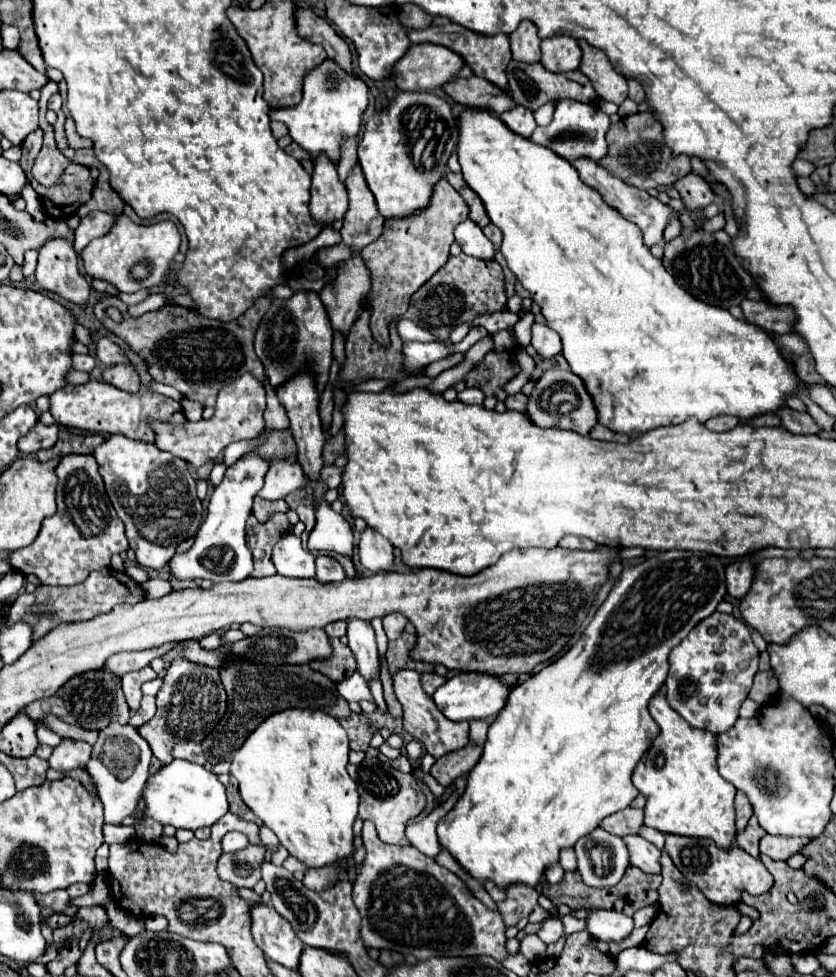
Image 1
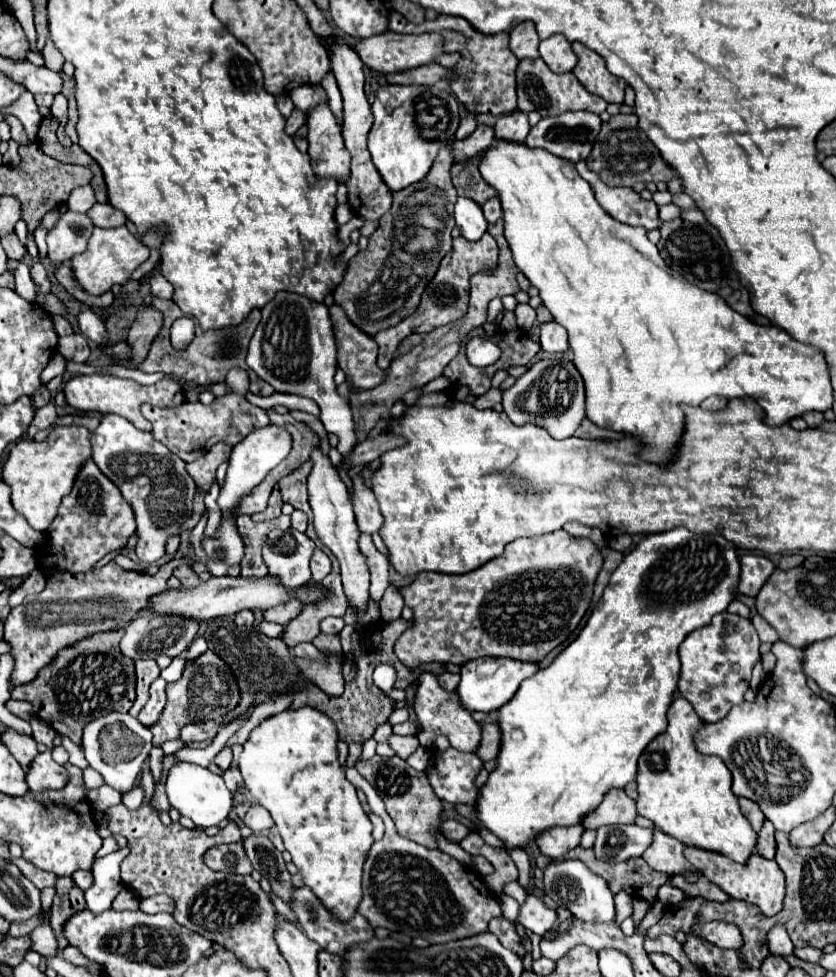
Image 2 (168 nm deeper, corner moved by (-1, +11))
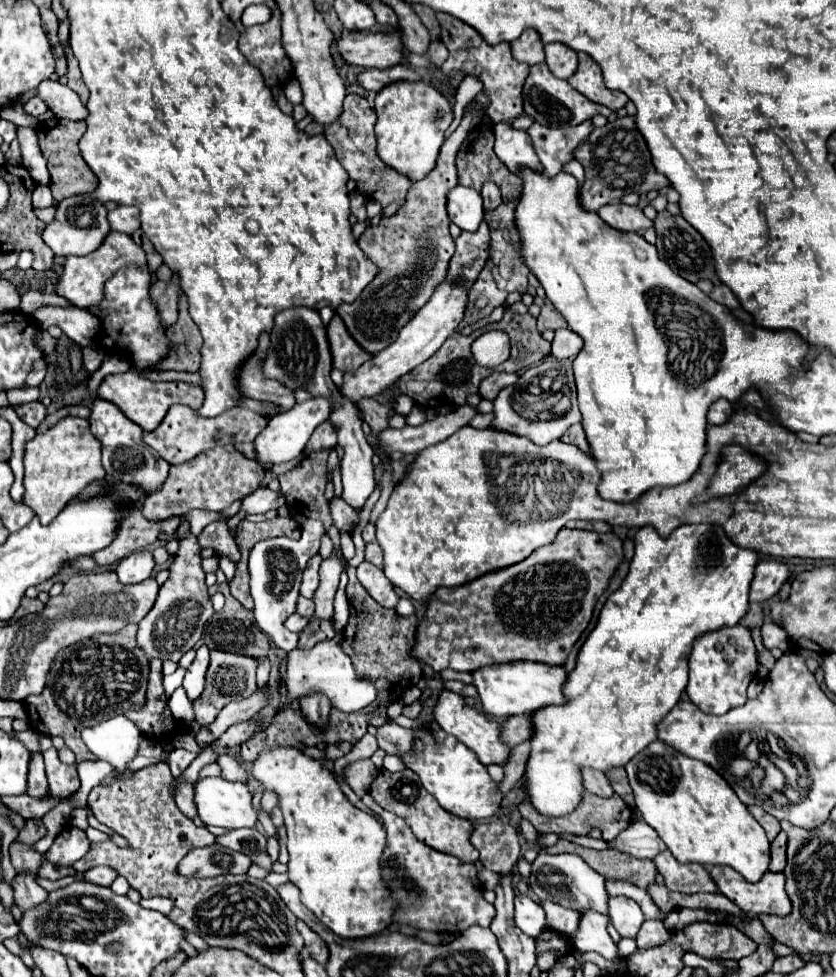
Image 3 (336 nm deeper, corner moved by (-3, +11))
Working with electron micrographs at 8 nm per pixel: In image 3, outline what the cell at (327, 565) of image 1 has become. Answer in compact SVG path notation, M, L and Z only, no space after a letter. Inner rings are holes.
M317 553L315 557L311 557L311 559L309 559L307 569L305 569L305 573L303 573L301 595L303 595L303 597L307 597L307 599L311 599L311 597L313 597L313 591L315 591L315 589L317 589L317 585L319 585L319 565L321 565L321 561L323 561L323 557Z

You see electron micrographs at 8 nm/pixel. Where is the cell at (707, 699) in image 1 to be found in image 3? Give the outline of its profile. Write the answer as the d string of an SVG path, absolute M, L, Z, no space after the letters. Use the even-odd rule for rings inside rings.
M741 623L733 627L721 627L715 631L707 631L699 639L695 639L689 655L689 685L685 691L703 713L723 715L731 707L743 705L747 701L745 691L747 685L753 681L755 673L757 673L757 651L751 639L751 631L745 629Z

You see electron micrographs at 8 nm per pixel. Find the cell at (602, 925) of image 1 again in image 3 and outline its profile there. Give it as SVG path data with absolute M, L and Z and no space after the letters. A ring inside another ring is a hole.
M541 851L531 867L533 869L531 869L531 877L529 877L529 887L541 901L553 901L553 903L559 903L559 905L563 905L567 909L597 911L597 913L605 915L609 919L609 925L607 925L608 933L613 941L618 944L621 936L611 925L609 891L605 887L605 877L601 873L591 869L579 855L569 855L569 853L549 855L549 853Z

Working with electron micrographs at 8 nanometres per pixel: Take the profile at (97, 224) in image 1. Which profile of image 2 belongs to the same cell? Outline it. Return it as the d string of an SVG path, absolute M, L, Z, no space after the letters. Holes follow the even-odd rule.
M95 203L87 213L93 219L95 227L121 227L127 221L125 213L115 209L115 207L111 207L109 203L103 203L103 205Z

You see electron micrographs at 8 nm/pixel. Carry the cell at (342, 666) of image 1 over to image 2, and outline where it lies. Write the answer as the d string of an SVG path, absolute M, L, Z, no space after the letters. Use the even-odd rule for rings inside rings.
M319 635L313 639L313 645L319 651L329 651L329 653L341 653L341 641L339 635Z

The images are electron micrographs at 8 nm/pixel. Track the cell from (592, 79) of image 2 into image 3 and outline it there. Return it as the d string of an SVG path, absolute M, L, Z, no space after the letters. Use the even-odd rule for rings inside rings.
M579 53L579 67L567 81L587 99L607 105L609 109L621 109L629 101L623 91L611 91L605 87L601 67L587 53Z

